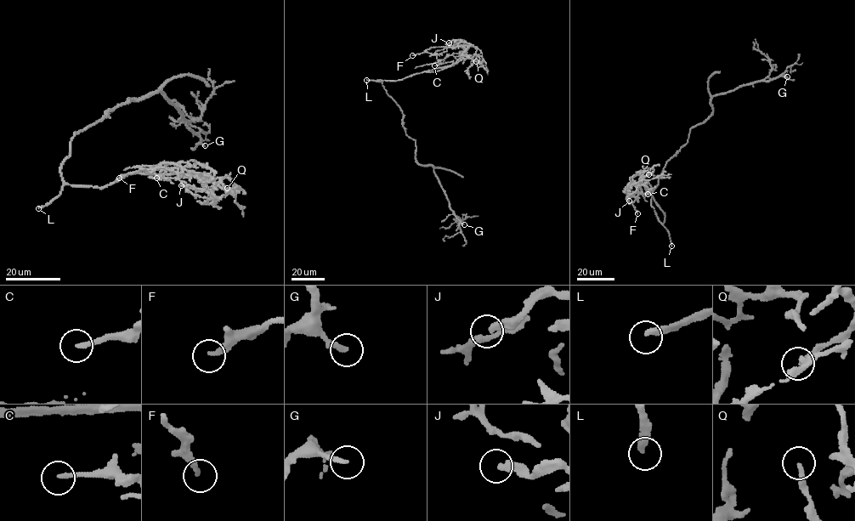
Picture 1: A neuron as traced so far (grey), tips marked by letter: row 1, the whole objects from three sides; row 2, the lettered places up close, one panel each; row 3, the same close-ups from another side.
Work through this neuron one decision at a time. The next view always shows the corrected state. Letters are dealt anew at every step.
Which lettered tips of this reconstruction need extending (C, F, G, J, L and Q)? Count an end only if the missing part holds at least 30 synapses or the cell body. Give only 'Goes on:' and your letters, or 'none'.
Goes on: C, G, L

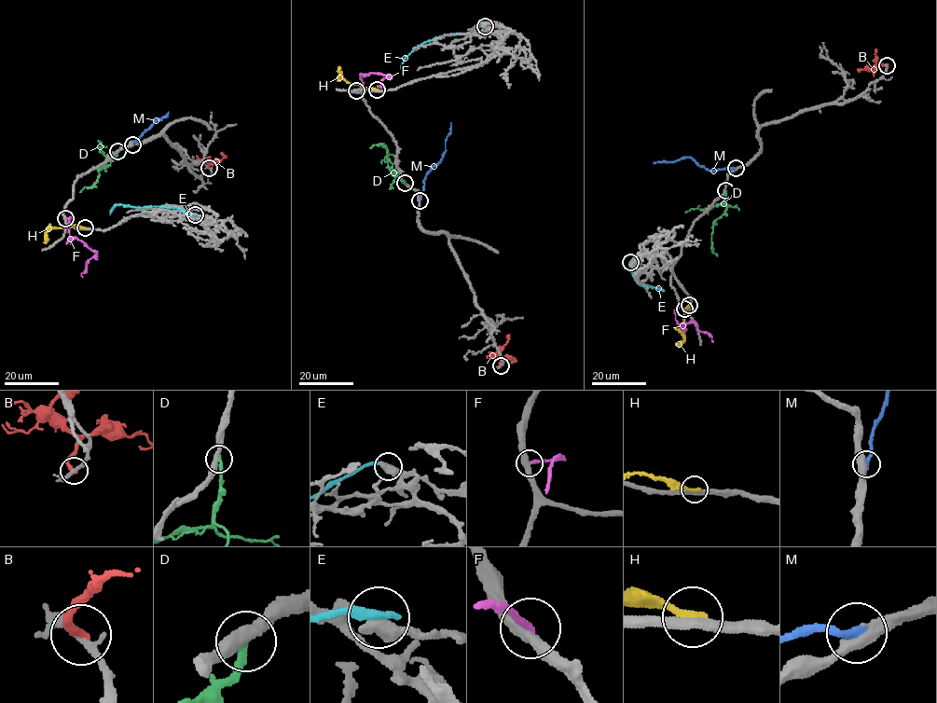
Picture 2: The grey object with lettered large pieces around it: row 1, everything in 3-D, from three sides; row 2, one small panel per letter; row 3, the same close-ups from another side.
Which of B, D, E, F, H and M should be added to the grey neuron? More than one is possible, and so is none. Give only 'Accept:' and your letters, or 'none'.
Accept: M

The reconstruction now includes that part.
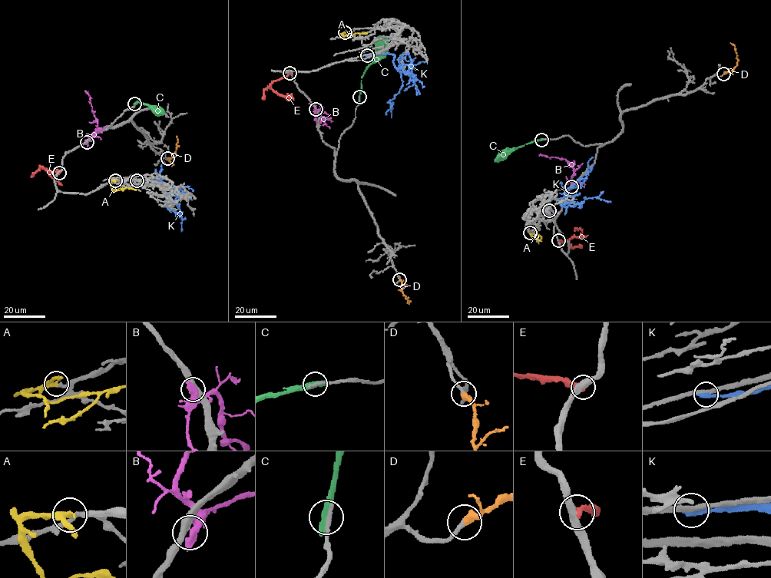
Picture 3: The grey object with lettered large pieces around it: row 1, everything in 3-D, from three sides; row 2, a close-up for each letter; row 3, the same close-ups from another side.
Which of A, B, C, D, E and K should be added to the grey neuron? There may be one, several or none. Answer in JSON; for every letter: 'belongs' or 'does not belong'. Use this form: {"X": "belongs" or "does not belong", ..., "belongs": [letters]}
{"A": "belongs", "B": "does not belong", "C": "does not belong", "D": "belongs", "E": "does not belong", "K": "does not belong", "belongs": ["A", "D"]}

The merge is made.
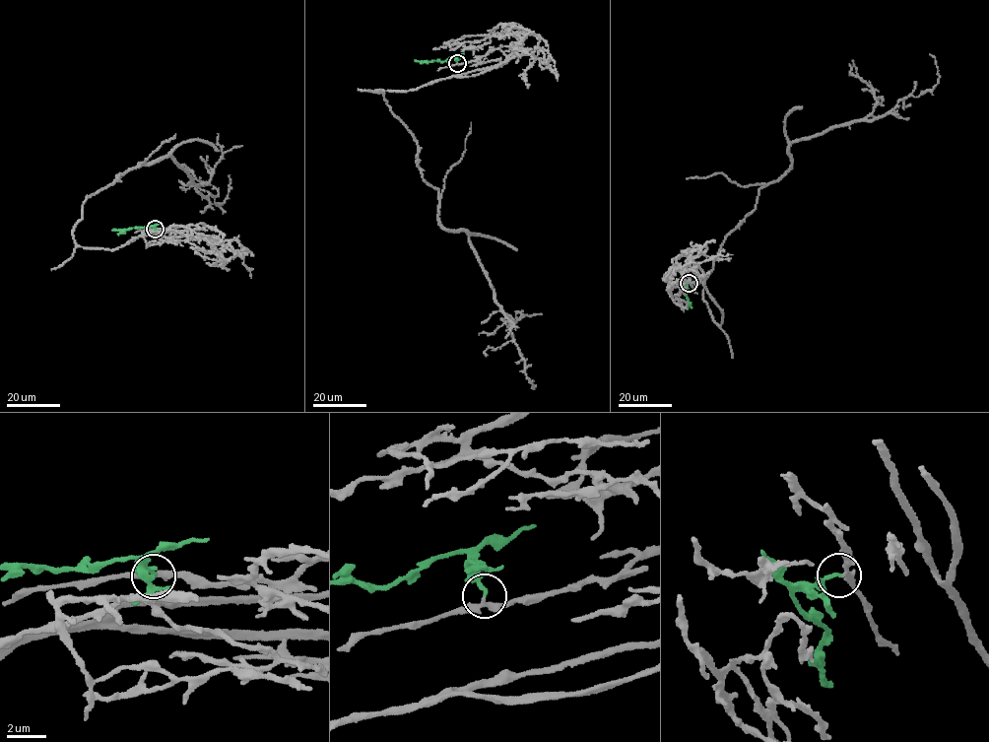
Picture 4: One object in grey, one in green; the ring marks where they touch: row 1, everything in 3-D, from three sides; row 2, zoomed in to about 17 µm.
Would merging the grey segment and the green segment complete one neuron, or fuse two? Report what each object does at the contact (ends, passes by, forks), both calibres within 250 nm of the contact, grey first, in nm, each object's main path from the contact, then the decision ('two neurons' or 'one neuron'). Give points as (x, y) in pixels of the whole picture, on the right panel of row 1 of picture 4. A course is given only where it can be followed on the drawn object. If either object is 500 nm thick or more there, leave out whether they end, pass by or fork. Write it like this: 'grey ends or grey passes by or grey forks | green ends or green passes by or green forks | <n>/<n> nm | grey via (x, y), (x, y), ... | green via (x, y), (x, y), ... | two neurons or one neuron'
grey passes by | green ends | 260/190 nm | grey via (690, 283), (682, 255), (720, 326), (703, 281), (759, 189), (789, 169), (790, 144), (932, 90), (929, 53) | green via (689, 283), (682, 287), (687, 291), (688, 309) | one neuron

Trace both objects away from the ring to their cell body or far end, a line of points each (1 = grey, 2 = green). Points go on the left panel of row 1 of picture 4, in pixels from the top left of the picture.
1: (156, 229), (205, 225), (111, 249), (78, 246), (73, 231), (86, 196), (168, 155), (219, 206), (230, 174)
2: (156, 229), (154, 226), (111, 231)

